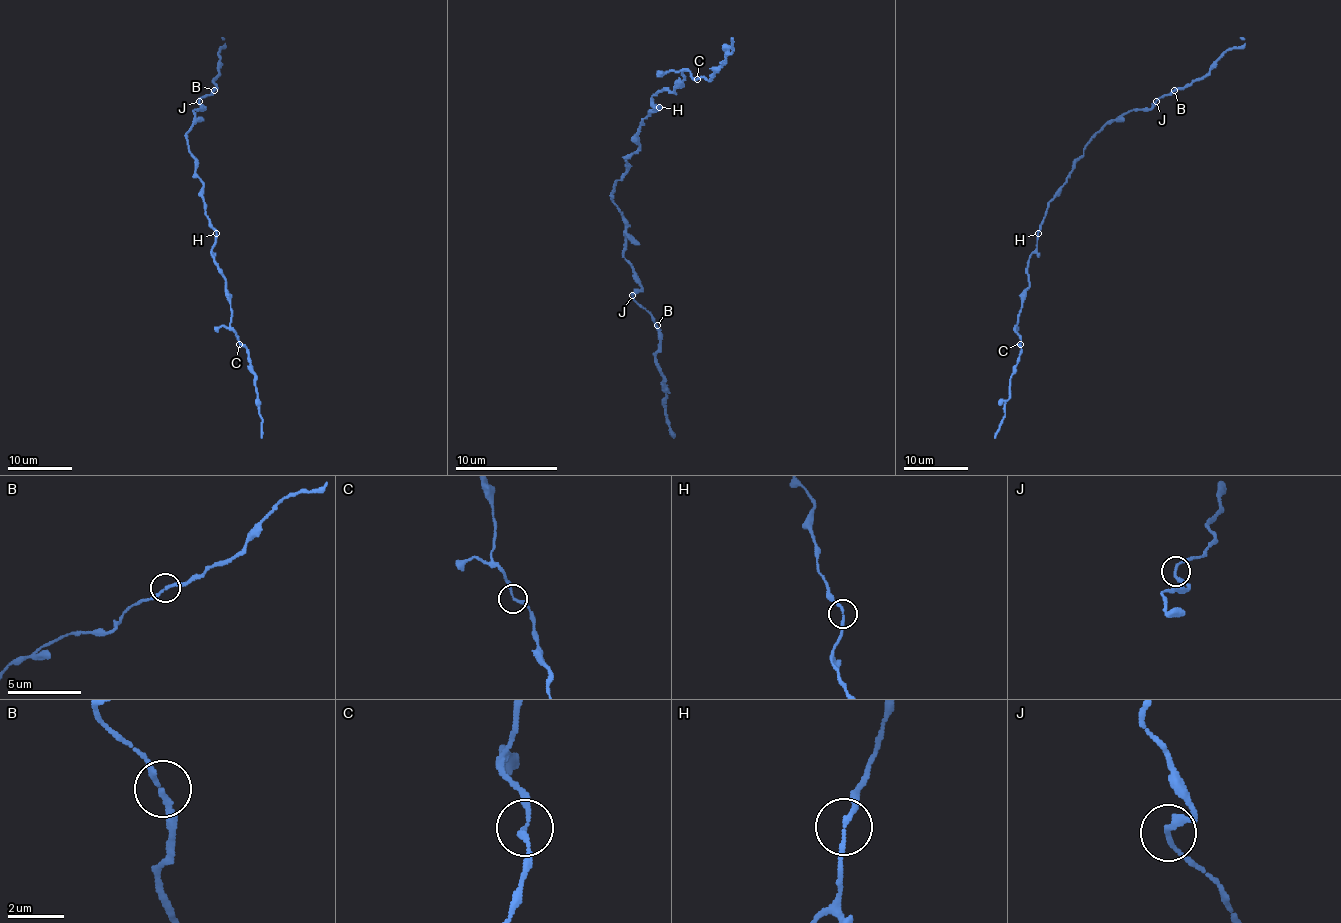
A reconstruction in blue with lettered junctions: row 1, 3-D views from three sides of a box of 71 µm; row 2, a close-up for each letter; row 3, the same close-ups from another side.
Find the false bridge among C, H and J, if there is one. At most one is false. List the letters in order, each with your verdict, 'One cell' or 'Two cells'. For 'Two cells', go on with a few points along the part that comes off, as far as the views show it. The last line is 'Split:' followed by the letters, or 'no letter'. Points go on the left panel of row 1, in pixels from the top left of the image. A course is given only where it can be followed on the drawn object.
C: One cell
H: One cell
J: One cell
Split: no letter

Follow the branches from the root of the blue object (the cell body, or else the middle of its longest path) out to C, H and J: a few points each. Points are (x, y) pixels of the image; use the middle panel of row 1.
C: (638, 137), (641, 121), (659, 106), (651, 98), (659, 91), (674, 93), (684, 70), (697, 78)
H: (638, 137), (641, 121), (659, 106)
J: (638, 137), (638, 150), (625, 160), (625, 173), (613, 193), (625, 224), (623, 257), (638, 286), (633, 296)

